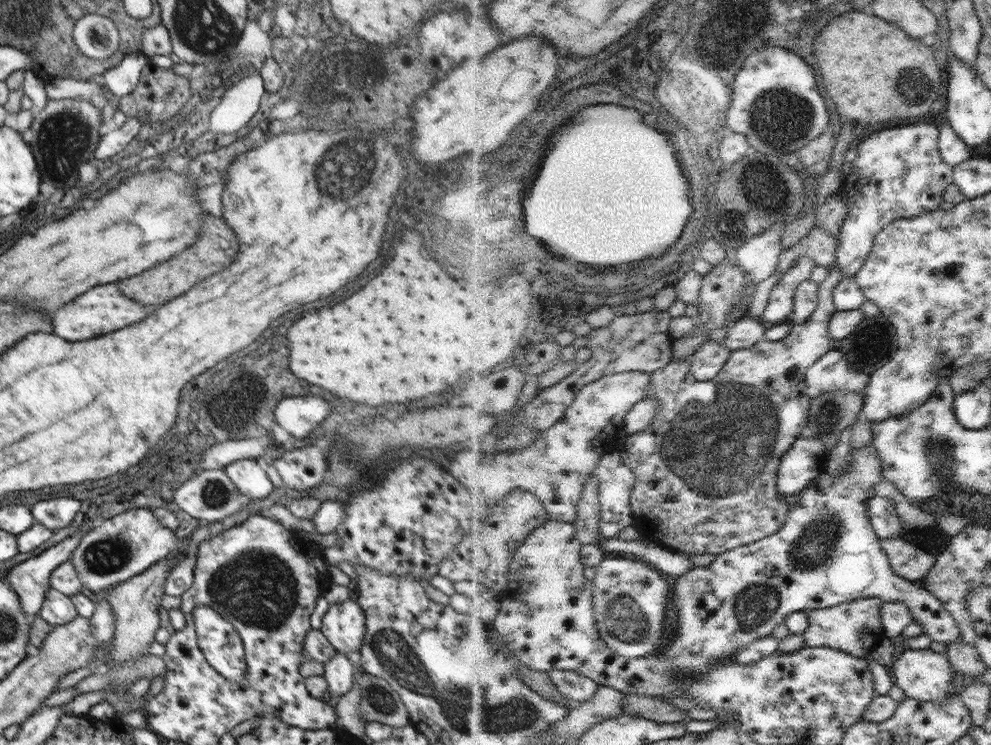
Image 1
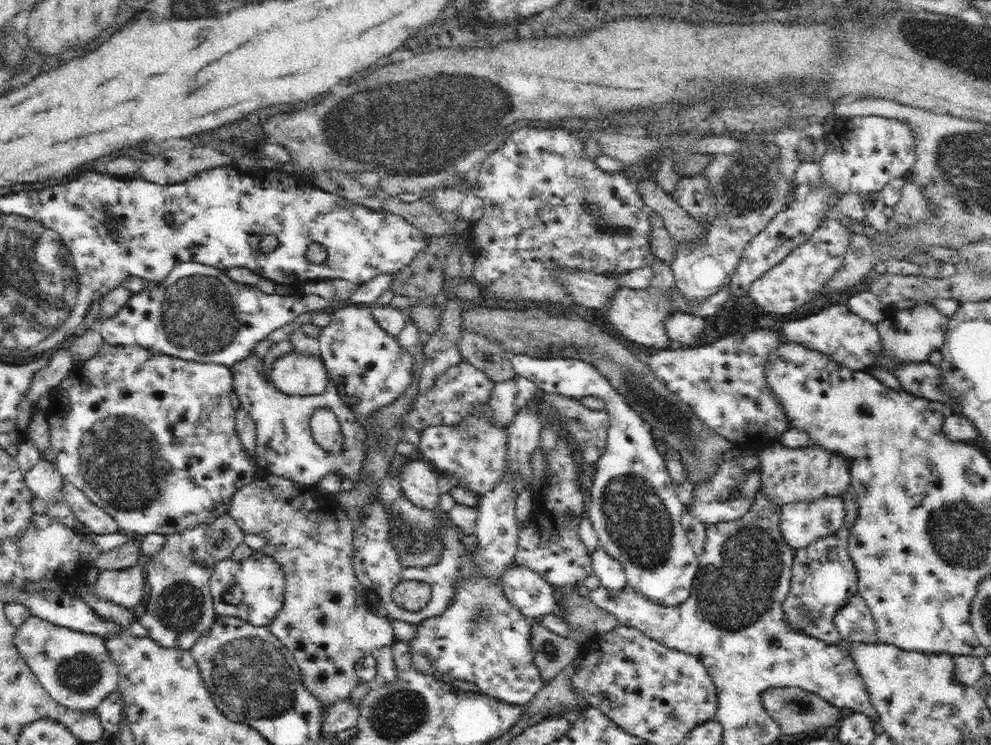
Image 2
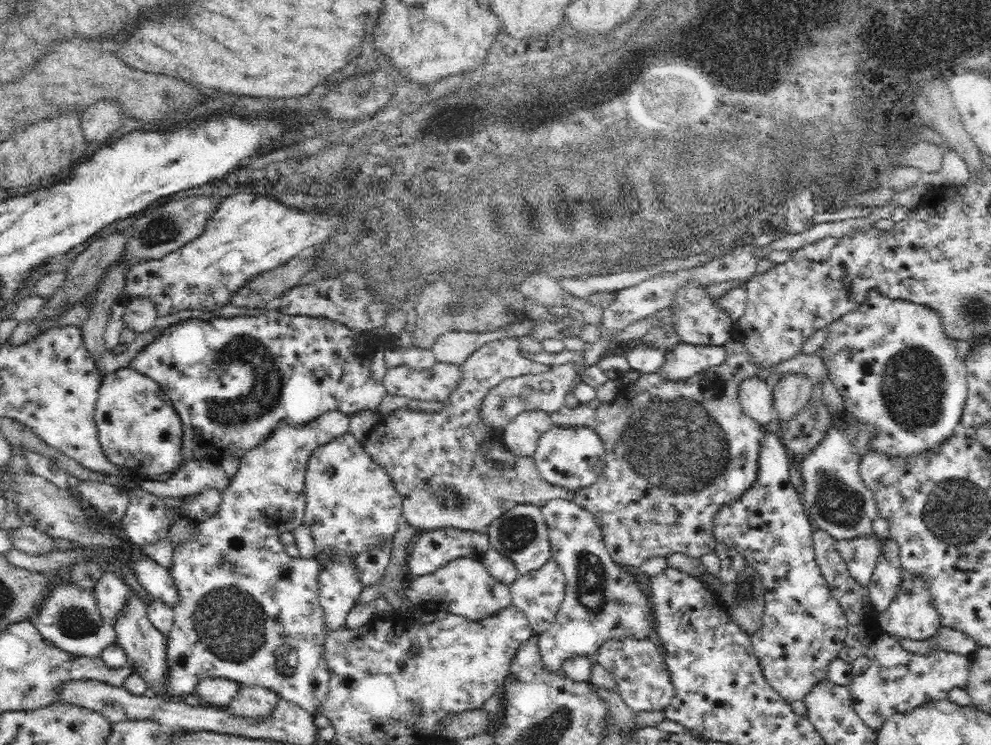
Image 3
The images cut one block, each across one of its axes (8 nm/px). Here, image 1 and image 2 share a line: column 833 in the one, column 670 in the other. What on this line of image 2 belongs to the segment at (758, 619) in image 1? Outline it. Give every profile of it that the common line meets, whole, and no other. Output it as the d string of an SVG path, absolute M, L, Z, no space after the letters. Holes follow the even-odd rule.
M524 355L511 357L513 359L511 365L517 376L534 384L536 389L568 398L580 399L583 396L598 396L604 402L609 421L606 450L596 462L596 473L592 478L592 486L586 490L590 494L590 506L588 506L586 516L589 518L594 532L598 535L599 548L621 564L625 570L629 587L634 592L643 594L648 600L663 607L676 607L684 604L692 594L700 561L690 546L685 526L681 523L684 508L678 493L681 486L670 477L663 457L653 447L652 428L627 405L622 395L587 362L562 358L532 360Z

